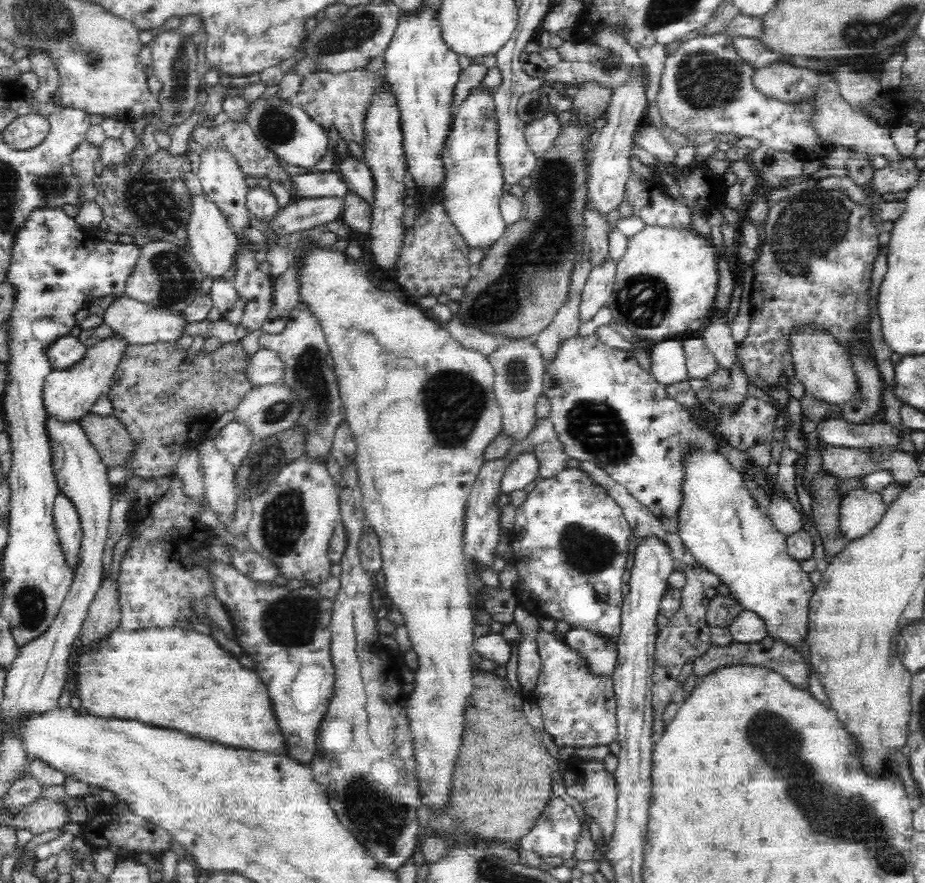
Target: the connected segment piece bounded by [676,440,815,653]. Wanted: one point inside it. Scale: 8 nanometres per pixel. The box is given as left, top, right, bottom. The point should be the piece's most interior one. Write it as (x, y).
(719, 522)

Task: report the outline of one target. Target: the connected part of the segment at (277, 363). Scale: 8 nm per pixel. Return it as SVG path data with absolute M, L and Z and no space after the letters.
M258 349L248 358L244 368L244 379L251 387L260 387L279 383L284 372L284 363L278 353L268 349Z

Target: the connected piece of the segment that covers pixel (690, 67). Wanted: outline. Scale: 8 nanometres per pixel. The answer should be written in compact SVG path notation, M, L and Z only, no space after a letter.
M725 32L695 37L680 43L667 56L660 76L656 108L667 126L684 135L709 129L720 136L728 133L753 136L765 146L787 150L804 159L822 159L827 155L833 146L818 137L804 121L812 101L784 104L768 99L754 89L754 72L755 68L737 54L733 39Z

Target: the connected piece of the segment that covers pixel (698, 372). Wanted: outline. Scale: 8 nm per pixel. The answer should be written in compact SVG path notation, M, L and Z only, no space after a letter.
M688 334L683 337L689 378L709 378L719 367L714 355L704 344L702 335Z

